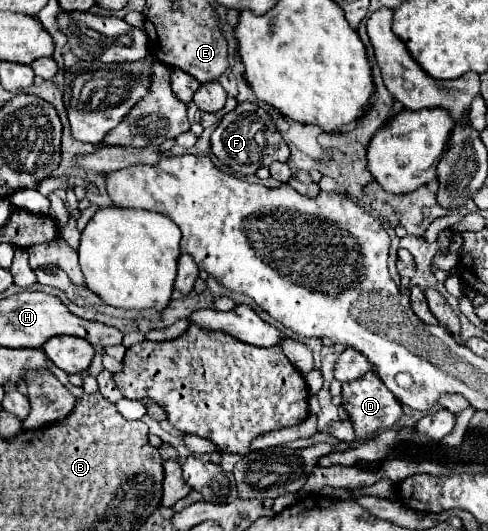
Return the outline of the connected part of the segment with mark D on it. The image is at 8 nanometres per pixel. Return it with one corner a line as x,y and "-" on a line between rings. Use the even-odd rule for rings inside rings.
366,372
362,380
342,386
342,404
350,416
350,422
354,424
358,438
370,438
370,434
374,432
388,430
402,418
402,406
398,398
382,384
376,372

